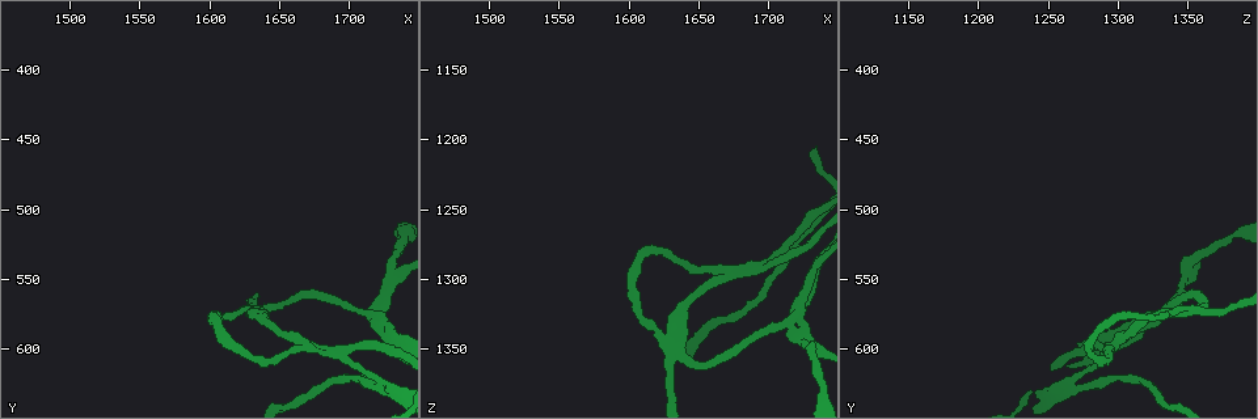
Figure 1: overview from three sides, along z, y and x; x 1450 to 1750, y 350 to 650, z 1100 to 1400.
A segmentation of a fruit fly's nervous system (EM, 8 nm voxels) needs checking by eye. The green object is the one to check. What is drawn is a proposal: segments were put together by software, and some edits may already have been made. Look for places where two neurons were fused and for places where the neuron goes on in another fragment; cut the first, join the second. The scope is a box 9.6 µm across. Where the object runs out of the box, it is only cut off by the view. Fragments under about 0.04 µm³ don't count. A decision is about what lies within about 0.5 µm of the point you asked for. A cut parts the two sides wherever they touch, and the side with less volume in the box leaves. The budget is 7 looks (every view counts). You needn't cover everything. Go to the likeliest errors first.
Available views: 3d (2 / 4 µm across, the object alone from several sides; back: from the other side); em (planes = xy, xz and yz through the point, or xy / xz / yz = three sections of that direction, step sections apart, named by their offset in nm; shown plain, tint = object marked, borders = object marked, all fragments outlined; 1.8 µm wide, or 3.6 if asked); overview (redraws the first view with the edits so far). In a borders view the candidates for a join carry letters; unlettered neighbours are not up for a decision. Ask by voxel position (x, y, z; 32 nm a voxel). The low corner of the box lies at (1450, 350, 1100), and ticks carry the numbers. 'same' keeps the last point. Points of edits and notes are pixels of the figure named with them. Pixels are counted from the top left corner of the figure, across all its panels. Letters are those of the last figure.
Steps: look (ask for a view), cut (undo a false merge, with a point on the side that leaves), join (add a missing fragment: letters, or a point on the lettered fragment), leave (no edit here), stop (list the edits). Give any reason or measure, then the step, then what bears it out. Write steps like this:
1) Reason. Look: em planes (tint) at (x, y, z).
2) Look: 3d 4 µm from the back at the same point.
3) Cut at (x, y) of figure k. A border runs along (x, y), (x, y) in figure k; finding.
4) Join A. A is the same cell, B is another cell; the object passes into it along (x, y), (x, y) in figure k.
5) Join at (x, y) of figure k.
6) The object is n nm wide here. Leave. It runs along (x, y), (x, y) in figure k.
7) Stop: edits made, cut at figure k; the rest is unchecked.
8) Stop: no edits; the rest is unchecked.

Abrupt turn. Look: em planes (borders) at (1634, 572, 1350).

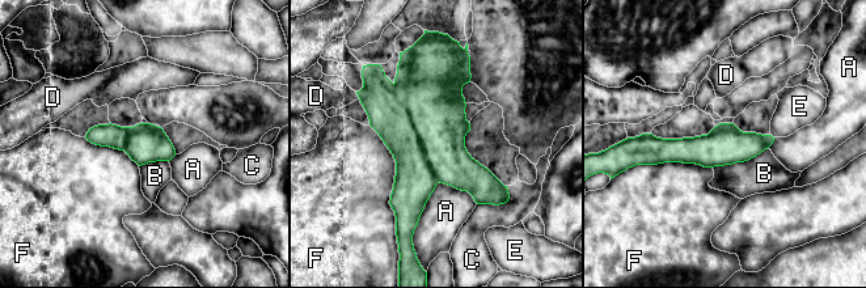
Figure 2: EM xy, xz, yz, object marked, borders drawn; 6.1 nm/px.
The object is 240 nm wide here. Leave. A, B, C, D, E and F are other cells; it runs along (769, 139), (714, 149), (651, 148) in figure 2; all the same neuron.

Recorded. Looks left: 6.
Look: em yz step 8 (tint) at (1732, 542, 1350).

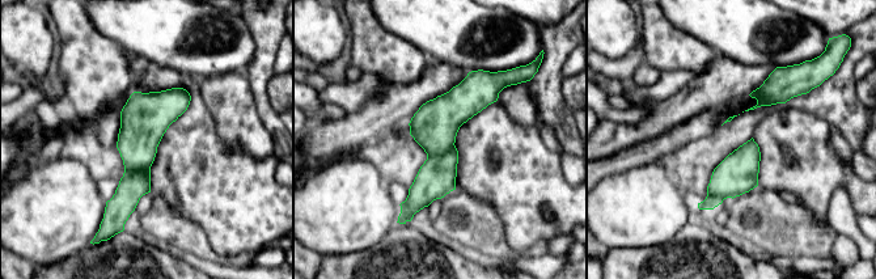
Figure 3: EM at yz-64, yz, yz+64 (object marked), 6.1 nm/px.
Another direction. Look: em planes (borders) at the same point.

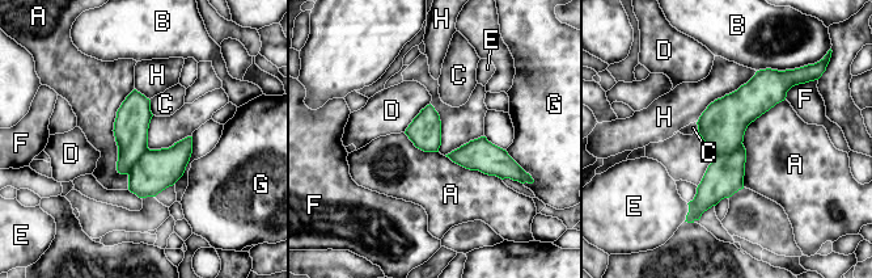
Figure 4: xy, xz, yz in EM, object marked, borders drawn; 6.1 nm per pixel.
The object is 200 nm wide here. Leave. A, B, C, D, E, F, G and H are other cells; a border runs along (134, 88), (113, 130), (127, 189) in figure 4; continuous, no second neuron.

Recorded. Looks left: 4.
Touches itself. Look: 3d 2 µm from the back at (1624, 602, 1280).

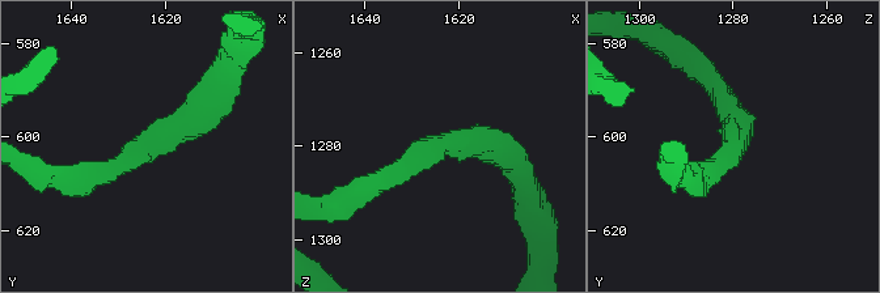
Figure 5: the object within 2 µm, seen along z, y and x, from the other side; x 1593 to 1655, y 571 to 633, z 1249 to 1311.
Now the EM. Look: em planes (tint) at (1626, 603, 1280).

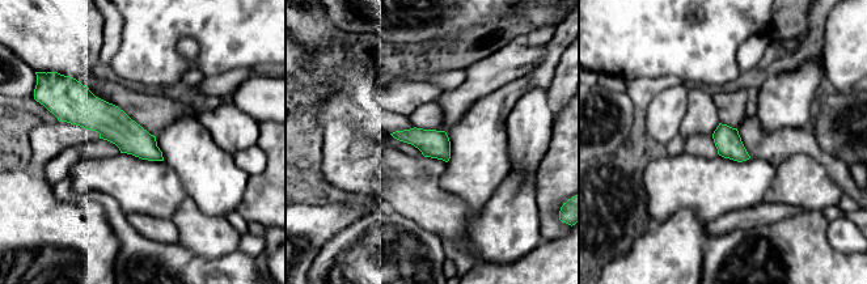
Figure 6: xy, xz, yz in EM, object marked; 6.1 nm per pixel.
Look: em planes (borders) at the same point.

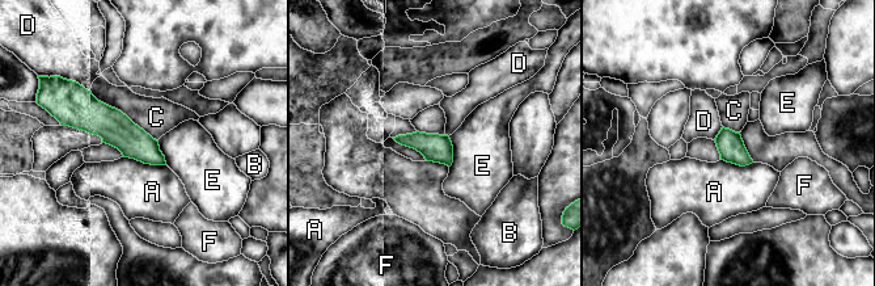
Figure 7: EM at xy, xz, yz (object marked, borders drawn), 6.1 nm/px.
Leave. A, B, C, D, E and F are other cells; a border runs along (722, 126), (714, 139) in figure 7; one neuron here.

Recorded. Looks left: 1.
Stop: no edits; the rest is unchecked.

